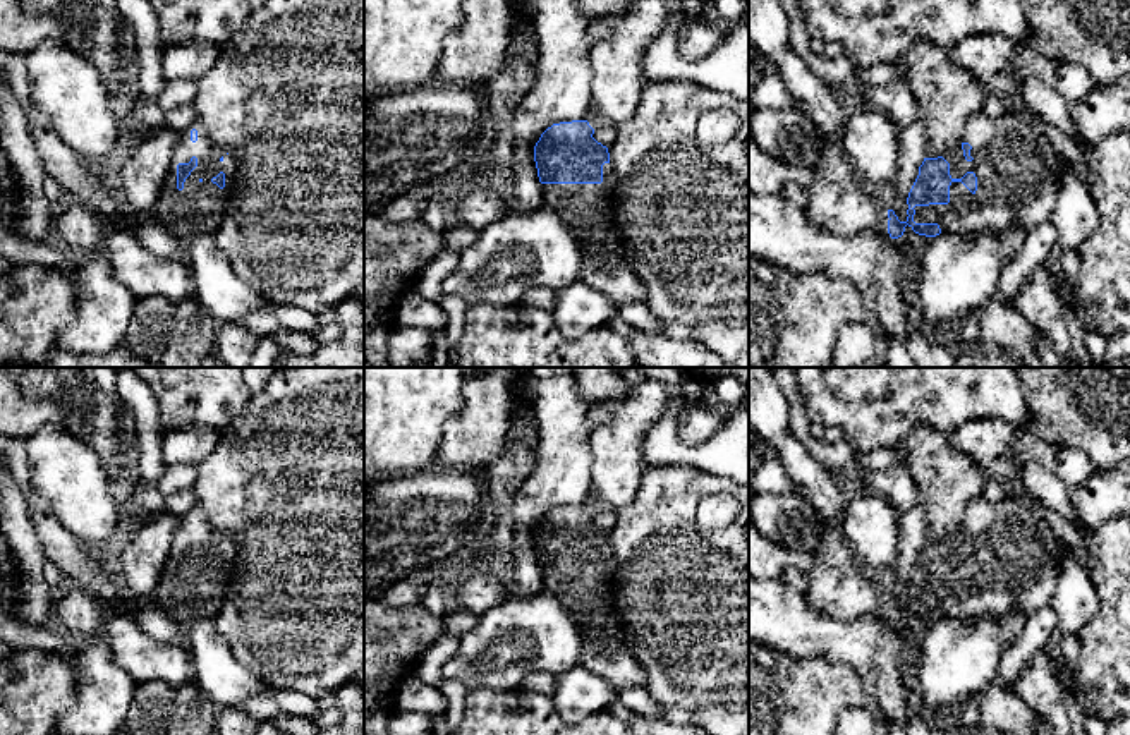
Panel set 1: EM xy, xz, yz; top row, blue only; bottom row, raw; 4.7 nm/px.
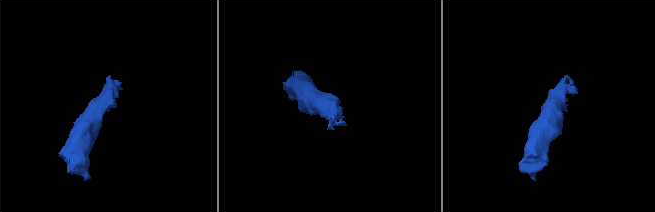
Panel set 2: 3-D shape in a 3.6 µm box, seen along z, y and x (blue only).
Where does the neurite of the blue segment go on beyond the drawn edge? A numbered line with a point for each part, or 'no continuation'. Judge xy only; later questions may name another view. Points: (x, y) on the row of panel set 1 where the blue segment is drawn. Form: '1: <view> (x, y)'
1: xy (196, 210)

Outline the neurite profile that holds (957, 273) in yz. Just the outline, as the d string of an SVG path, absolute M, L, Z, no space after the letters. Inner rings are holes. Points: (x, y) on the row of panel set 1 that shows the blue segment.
M1029 228L982 230L977 235L939 234L919 261L914 306L933 331L991 301L1005 268L1025 244Z

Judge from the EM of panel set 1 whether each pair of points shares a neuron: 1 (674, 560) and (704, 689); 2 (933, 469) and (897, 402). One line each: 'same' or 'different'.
1: same
2: different

